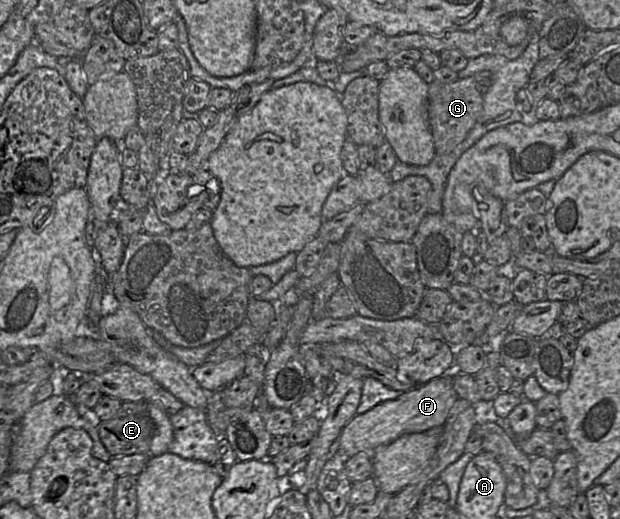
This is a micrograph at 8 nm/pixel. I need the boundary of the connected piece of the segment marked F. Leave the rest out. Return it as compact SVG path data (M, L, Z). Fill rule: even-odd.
M441 376L417 385L394 400L382 402L363 414L356 414L340 434L339 450L349 458L359 452L373 457L377 447L390 444L403 435L443 426L458 398L451 376Z

